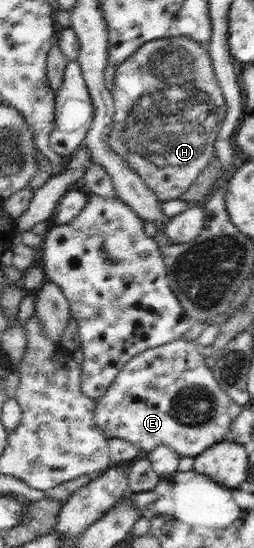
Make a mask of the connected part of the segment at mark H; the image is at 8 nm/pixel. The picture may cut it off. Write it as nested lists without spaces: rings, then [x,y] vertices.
[[[186,36],[154,39],[143,43],[133,55],[117,66],[111,91],[115,115],[108,143],[112,151],[116,151],[142,177],[160,202],[180,198],[214,159],[215,139],[225,119],[227,107],[206,47]]]

